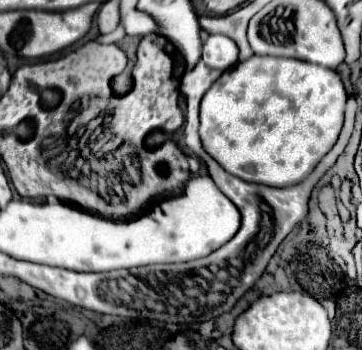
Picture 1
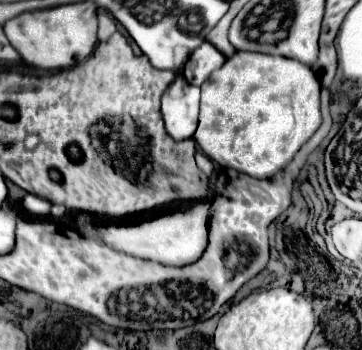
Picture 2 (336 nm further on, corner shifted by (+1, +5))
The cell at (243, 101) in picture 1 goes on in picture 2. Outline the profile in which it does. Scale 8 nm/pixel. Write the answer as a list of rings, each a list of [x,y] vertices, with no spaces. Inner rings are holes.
[[[236,52],[202,84],[200,124],[194,132],[194,140],[208,158],[224,168],[234,168],[252,178],[272,178],[288,166],[294,154],[312,138],[320,124],[320,82],[310,66],[284,56]]]

